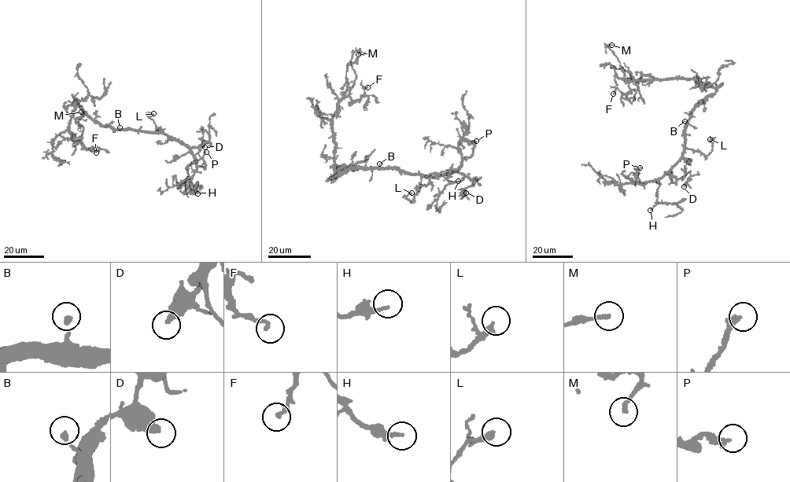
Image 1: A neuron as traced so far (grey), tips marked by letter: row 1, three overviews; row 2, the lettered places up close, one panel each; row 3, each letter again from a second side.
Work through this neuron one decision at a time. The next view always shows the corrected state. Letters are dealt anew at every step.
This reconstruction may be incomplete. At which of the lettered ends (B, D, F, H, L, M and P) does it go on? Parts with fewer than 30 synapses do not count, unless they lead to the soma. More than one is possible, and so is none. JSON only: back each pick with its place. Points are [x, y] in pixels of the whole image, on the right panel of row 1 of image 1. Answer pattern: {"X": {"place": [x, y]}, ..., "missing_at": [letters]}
{"missing_at": []}

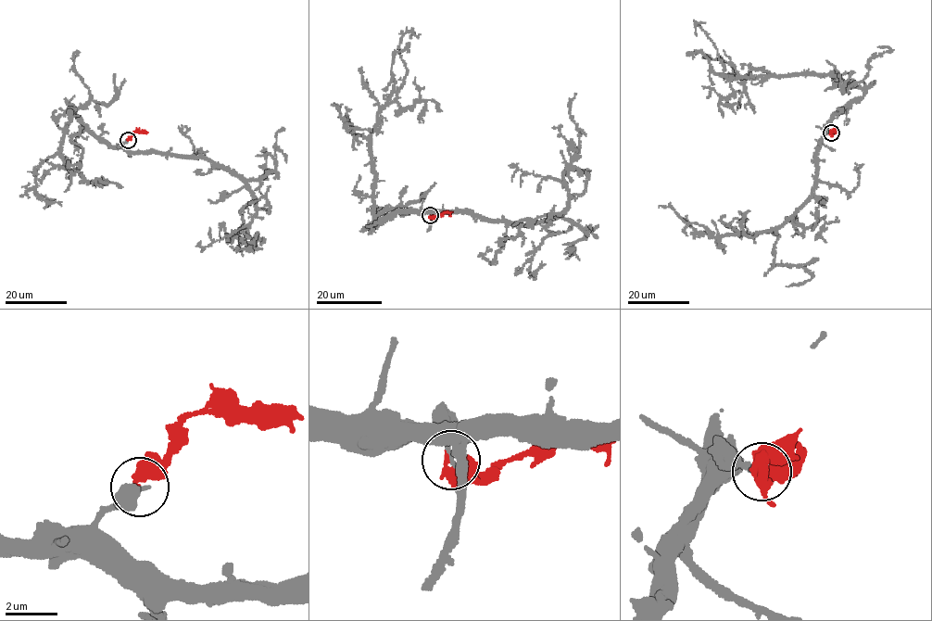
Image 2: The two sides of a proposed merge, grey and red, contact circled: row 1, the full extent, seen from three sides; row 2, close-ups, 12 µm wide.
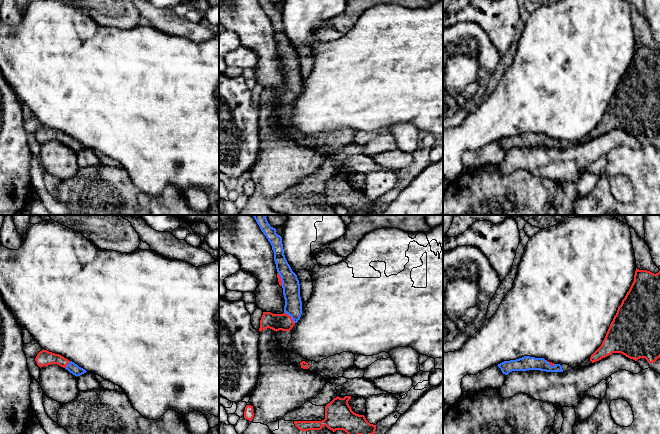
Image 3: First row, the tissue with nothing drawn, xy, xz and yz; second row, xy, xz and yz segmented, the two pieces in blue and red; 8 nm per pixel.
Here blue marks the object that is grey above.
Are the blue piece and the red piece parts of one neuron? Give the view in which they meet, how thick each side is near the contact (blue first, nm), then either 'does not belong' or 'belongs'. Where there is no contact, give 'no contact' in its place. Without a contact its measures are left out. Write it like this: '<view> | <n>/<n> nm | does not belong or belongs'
xz | 140/140 nm | belongs

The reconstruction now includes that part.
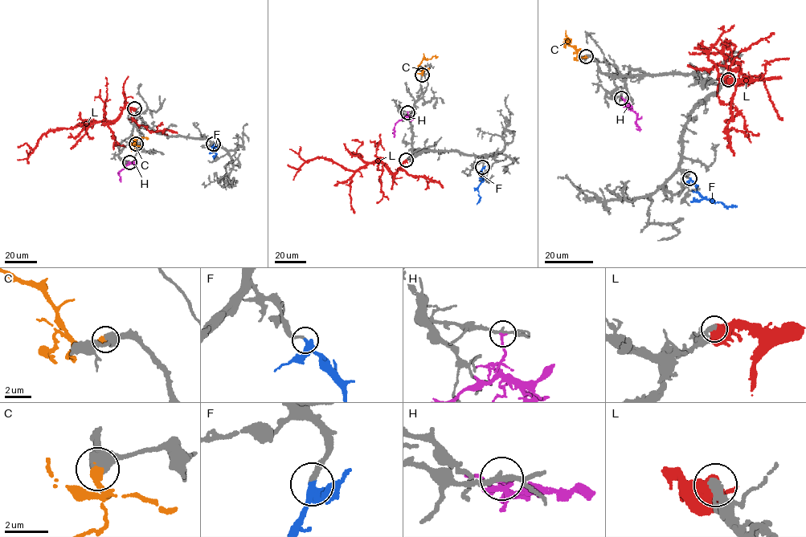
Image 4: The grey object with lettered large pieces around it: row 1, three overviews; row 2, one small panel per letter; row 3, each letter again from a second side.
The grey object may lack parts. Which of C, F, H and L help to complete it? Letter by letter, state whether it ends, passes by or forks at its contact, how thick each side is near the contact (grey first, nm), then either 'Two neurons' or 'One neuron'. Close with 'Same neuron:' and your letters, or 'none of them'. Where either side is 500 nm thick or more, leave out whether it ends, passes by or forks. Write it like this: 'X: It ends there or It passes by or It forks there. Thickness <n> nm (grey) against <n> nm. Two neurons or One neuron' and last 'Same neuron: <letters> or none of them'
C: Thickness 600 nm (grey) against 400 nm. One neuron
F: It passes by. Thickness 220 nm (grey) against 440 nm. One neuron
H: It ends there. Thickness 180 nm (grey) against 200 nm. Two neurons
L: Thickness 400 nm (grey) against 800 nm. One neuron
Same neuron: C, F, L

